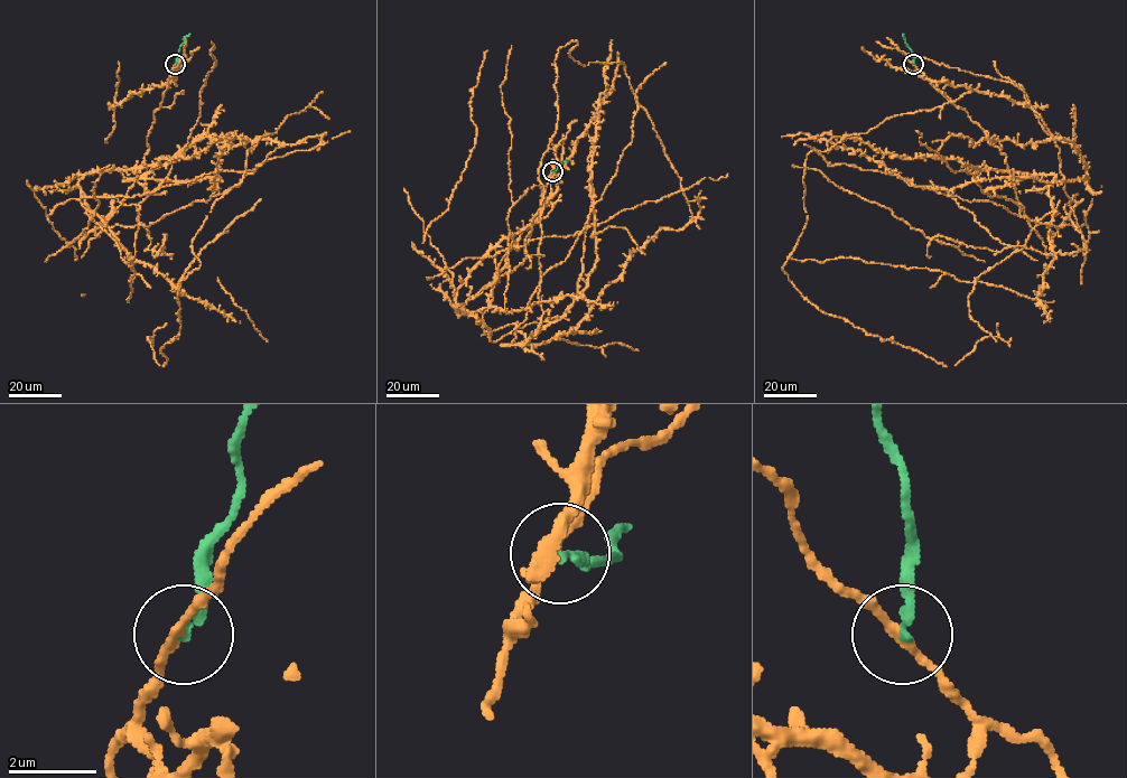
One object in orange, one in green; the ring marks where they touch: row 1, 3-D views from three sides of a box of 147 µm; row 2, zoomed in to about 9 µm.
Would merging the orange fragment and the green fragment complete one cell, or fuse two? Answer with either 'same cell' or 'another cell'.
another cell

